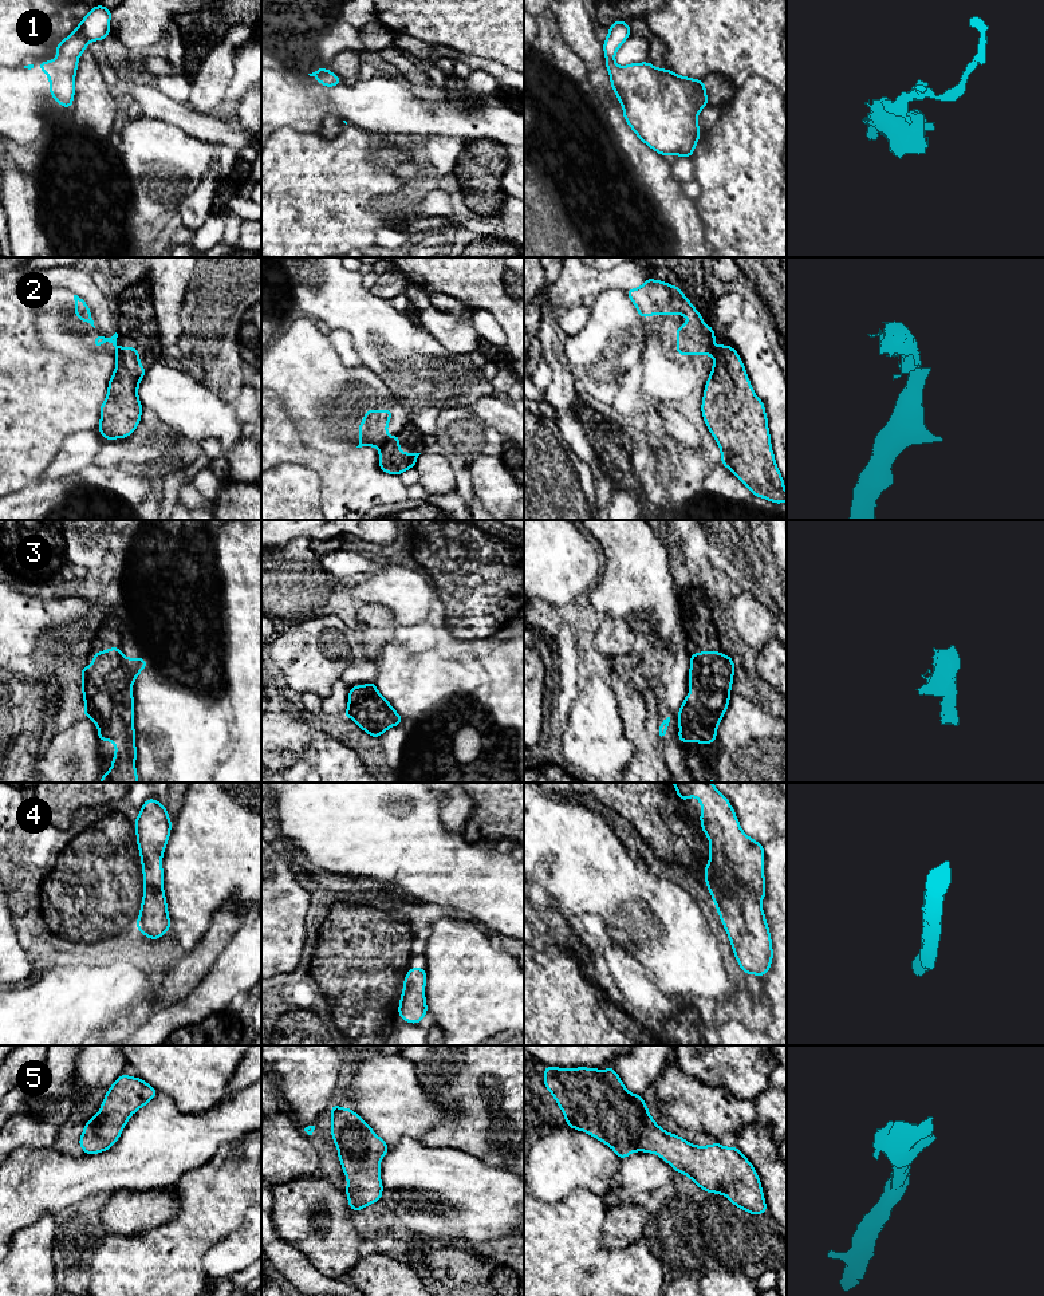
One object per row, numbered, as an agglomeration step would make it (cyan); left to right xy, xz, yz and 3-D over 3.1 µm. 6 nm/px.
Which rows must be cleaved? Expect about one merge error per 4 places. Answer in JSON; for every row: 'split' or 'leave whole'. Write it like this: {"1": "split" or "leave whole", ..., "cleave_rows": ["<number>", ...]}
{"1": "leave whole", "2": "split", "3": "leave whole", "4": "leave whole", "5": "leave whole", "cleave_rows": ["2"]}

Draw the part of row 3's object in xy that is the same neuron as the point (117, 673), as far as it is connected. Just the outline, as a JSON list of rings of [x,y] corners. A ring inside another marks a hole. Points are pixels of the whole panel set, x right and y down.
[[[119,647],[96,651],[90,667],[82,667],[82,690],[86,704],[83,717],[91,718],[98,726],[99,741],[114,741],[115,756],[113,767],[101,777],[99,783],[138,783],[135,772],[135,730],[134,697],[130,690],[137,675],[147,666],[145,658],[125,658]]]

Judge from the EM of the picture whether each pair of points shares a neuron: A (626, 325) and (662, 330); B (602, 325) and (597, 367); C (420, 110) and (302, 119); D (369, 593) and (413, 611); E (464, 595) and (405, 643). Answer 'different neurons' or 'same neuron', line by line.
A: different neurons
B: same neuron
C: same neuron
D: same neuron
E: different neurons

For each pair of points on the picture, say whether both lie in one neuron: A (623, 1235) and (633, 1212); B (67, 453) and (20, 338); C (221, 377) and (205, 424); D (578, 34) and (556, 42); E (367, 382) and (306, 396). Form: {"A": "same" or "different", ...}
{"A": "same", "B": "different", "C": "different", "D": "different", "E": "same"}

